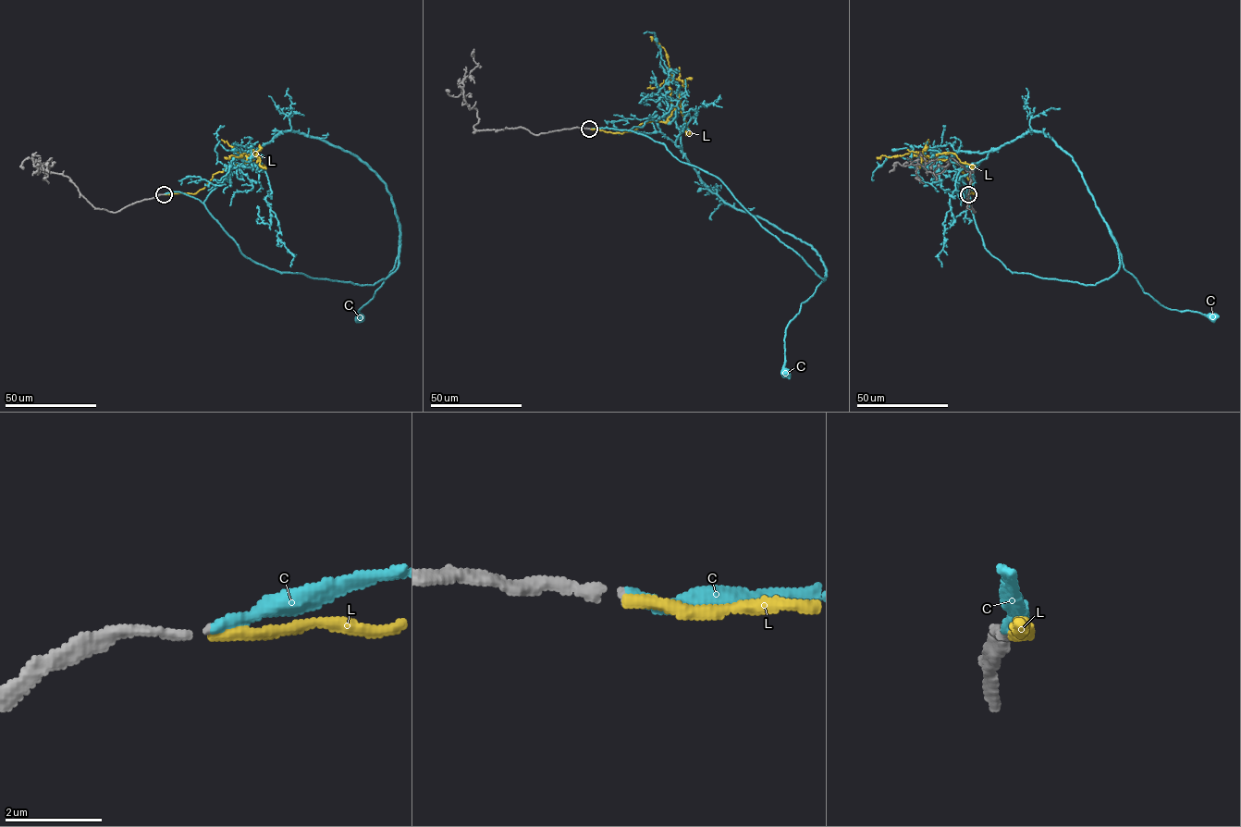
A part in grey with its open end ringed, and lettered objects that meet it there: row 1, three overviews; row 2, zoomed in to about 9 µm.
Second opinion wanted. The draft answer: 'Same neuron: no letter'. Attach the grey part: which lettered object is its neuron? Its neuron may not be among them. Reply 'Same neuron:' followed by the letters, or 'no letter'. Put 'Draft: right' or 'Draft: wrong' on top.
Draft: wrong
Same neuron: C

